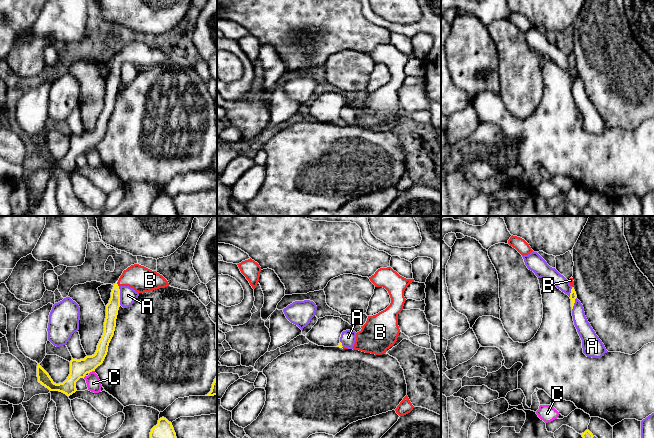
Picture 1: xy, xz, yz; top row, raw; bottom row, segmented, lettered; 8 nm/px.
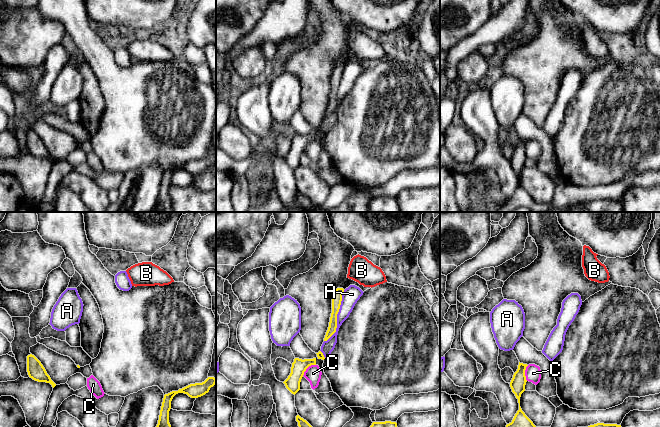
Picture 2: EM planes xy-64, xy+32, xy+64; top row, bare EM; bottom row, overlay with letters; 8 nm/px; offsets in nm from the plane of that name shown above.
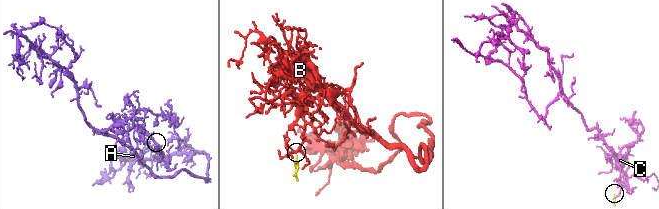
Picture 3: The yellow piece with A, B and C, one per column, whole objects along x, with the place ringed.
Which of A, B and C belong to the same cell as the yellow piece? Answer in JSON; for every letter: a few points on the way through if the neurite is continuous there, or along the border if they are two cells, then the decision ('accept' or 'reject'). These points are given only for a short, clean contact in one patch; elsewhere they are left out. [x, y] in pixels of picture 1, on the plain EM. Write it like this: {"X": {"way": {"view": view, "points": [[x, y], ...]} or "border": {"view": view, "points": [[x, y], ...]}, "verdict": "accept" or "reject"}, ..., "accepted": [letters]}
{"A": {"verdict": "reject"}, "B": {"way": {"view": "xy", "points": [[112, 83], [117, 61], [125, 55], [141, 55]]}, "verdict": "accept"}, "C": {"border": {"view": "xy", "points": [[94, 146], [89, 149]]}, "verdict": "reject"}, "accepted": ["B"]}

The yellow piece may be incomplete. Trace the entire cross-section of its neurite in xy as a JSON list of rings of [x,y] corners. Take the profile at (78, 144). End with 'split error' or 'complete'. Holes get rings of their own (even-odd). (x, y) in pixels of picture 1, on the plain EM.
[[[139,40],[131,41],[124,46],[118,58],[114,60],[111,74],[106,81],[104,109],[97,121],[95,130],[80,136],[72,134],[69,152],[63,159],[59,160],[54,159],[49,150],[38,140],[37,153],[39,159],[50,167],[59,167],[70,172],[77,167],[76,158],[80,154],[84,154],[87,149],[95,147],[103,139],[116,103],[116,95],[120,83],[120,62],[129,62],[138,69],[144,69],[165,64],[169,62],[169,59],[156,47],[152,47]]] | split error

